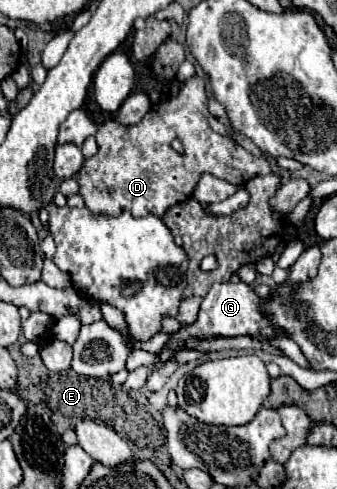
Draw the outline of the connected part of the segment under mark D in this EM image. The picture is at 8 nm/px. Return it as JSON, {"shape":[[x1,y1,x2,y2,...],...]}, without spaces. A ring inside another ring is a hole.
{"shape":[[192,77,188,79,178,95,172,95,164,101,160,101,156,107,152,107,144,119,138,125,132,127,122,127,116,121,108,121,100,125,96,141,98,141,98,153,92,159,86,159,80,173,78,173,78,183,80,183,80,195,86,201,86,207,92,213,106,213,106,215,120,215,124,209,128,209,134,217,142,215,158,215,162,217,172,205,186,201,192,197,192,191,200,179,202,173,210,173,218,179,224,179,236,187,242,187,248,179,256,175,268,175,270,173,270,163,264,157,256,157,248,153,244,147,238,147,234,141,226,139,224,135,218,135,210,125,208,125,208,97,204,89,202,77],[178,139,184,147,184,153,176,153,170,143]]}

